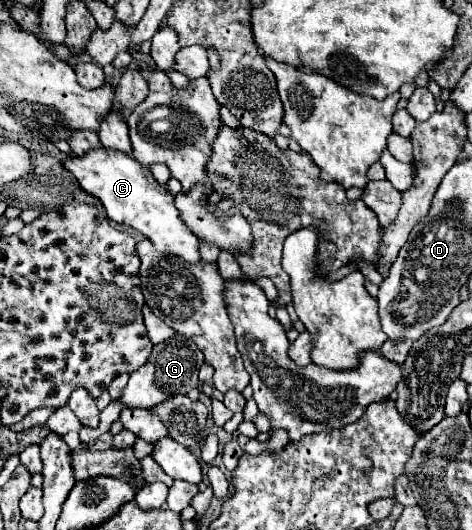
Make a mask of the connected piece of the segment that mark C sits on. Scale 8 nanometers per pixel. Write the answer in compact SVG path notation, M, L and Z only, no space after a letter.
M103 146L85 152L83 156L67 156L63 166L77 178L83 192L95 196L105 206L109 220L127 224L147 236L157 252L181 256L187 262L199 262L199 238L183 224L179 210L175 208L175 200L167 186L159 184L151 170L139 166L137 160L123 152L111 152Z

